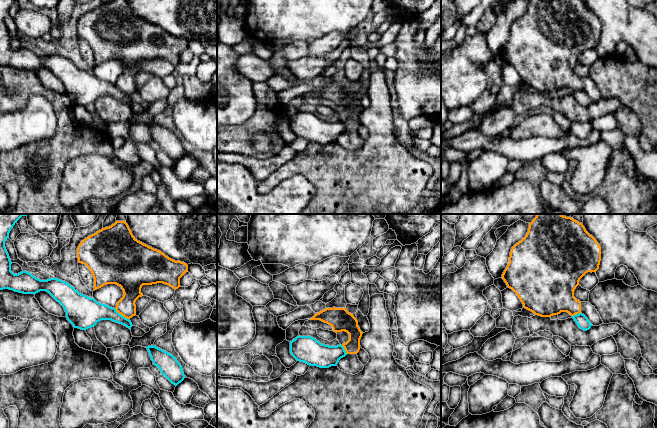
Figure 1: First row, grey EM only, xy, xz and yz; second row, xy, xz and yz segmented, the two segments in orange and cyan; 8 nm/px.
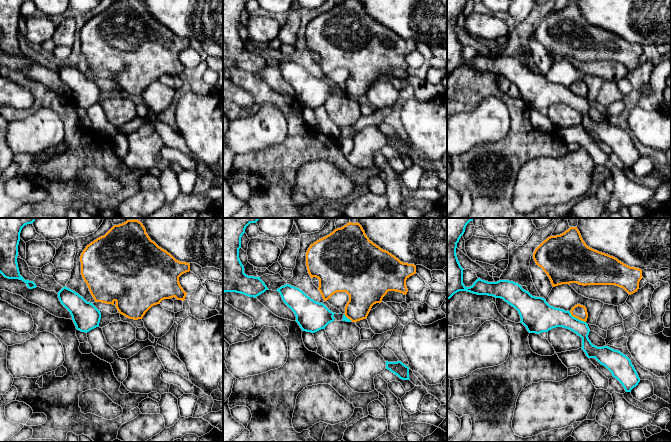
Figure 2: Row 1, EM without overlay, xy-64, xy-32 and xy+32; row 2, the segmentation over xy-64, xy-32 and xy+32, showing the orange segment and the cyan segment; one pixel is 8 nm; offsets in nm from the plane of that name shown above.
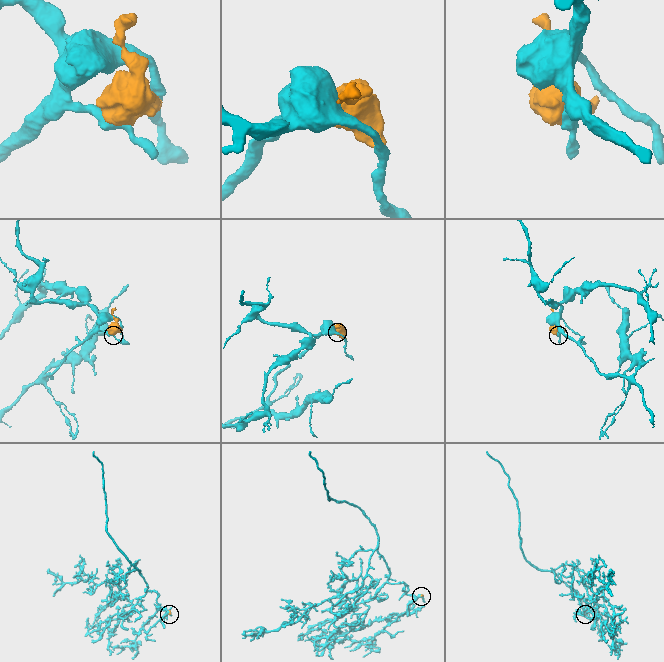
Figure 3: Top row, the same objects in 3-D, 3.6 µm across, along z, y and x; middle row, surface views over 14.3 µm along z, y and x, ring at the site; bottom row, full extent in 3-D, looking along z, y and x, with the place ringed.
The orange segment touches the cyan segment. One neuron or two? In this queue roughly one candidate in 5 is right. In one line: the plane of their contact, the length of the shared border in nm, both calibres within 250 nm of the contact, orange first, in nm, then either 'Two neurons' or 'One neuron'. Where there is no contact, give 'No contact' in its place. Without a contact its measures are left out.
Touches orange in xy. Shared border 150 nm. Thickness 160 nm (orange) against 200 nm. Two neurons

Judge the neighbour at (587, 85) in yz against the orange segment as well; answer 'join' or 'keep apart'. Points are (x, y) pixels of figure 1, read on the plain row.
join

